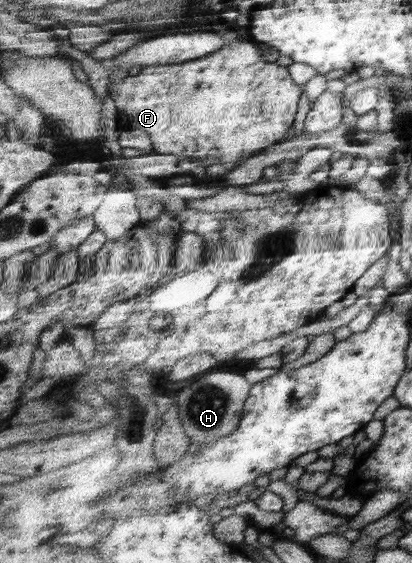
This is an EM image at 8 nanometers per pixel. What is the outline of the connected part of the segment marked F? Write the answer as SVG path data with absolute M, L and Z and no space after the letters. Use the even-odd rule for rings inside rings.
M234 37L211 55L173 66L145 66L137 76L127 76L122 82L108 86L108 94L116 103L119 130L125 132L125 136L119 138L123 148L147 148L149 153L161 151L165 155L189 156L206 167L251 159L283 141L296 122L304 90L295 84L287 66L283 68L263 60L252 39L239 41Z

